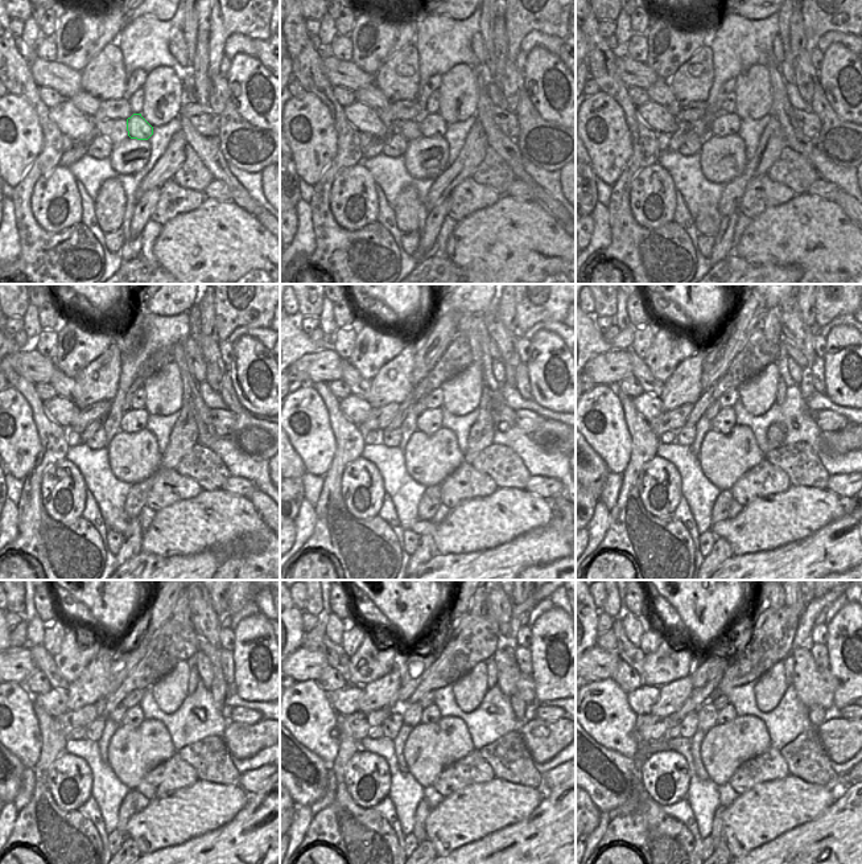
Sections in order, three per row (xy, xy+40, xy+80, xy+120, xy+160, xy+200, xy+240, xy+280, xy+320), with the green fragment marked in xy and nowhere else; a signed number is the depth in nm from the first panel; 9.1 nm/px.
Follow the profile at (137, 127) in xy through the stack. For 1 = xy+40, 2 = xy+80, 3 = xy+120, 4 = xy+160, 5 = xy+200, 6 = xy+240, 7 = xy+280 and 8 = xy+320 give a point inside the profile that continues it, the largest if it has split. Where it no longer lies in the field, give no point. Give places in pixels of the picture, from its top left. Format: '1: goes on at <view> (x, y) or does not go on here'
1: goes on at xy+40 (430, 124)
2: goes on at xy+80 (726, 123)
3: goes on at xy+120 (133, 420)
4: goes on at xy+160 (429, 422)
5: goes on at xy+200 (725, 420)
6: goes on at xy+240 (133, 716)
7: goes on at xy+280 (430, 715)
8: goes on at xy+320 (726, 715)

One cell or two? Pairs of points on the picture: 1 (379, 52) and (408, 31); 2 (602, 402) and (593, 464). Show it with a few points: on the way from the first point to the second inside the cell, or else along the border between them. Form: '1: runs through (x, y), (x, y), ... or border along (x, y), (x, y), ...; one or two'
1: runs through (386, 45), (396, 35), (401, 33); one
2: border along (589, 444), (601, 457), (609, 473); two

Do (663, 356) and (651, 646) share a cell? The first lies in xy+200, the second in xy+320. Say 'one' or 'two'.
two

